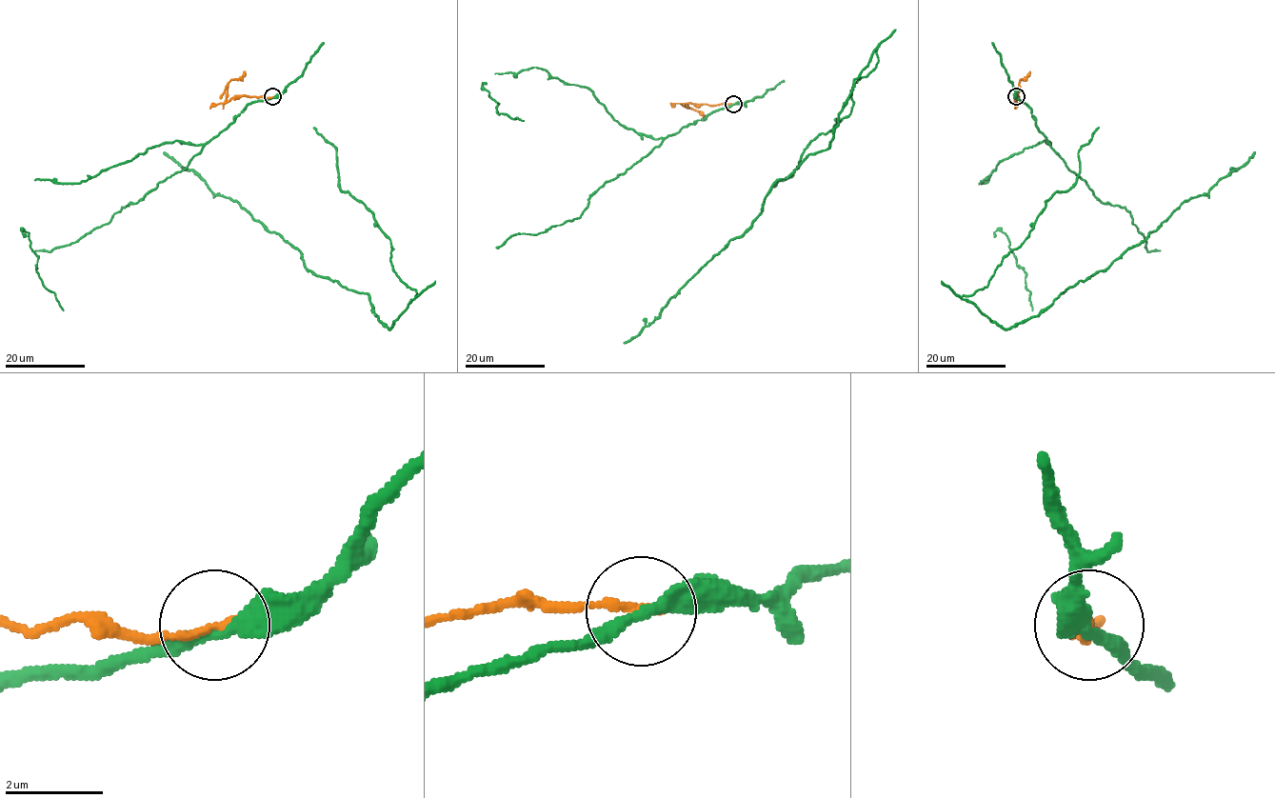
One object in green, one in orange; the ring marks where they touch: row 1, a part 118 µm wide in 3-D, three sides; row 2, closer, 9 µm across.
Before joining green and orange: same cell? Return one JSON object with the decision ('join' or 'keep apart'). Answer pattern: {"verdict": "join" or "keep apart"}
{"verdict": "keep apart"}

